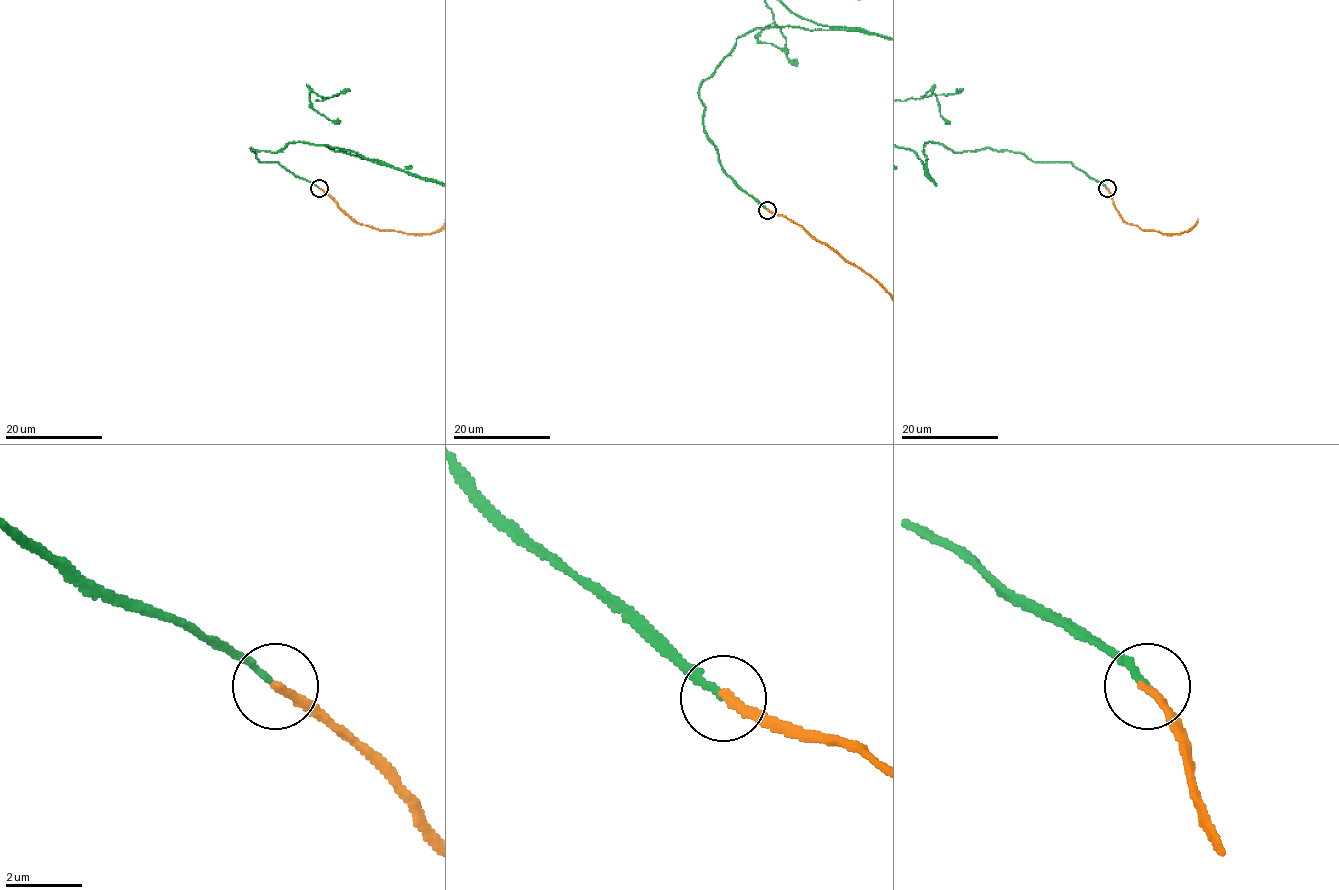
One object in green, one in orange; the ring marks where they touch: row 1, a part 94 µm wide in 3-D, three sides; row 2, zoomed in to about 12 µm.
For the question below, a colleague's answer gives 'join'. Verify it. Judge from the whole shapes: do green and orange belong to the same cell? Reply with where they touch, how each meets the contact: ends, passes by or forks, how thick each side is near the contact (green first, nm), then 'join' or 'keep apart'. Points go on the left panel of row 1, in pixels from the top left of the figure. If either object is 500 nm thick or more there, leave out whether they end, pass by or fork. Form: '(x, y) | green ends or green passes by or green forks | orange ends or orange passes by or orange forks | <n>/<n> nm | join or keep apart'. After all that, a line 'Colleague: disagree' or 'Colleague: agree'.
(319, 188) | green ends | orange ends | 150/220 nm | join
Colleague: agree

